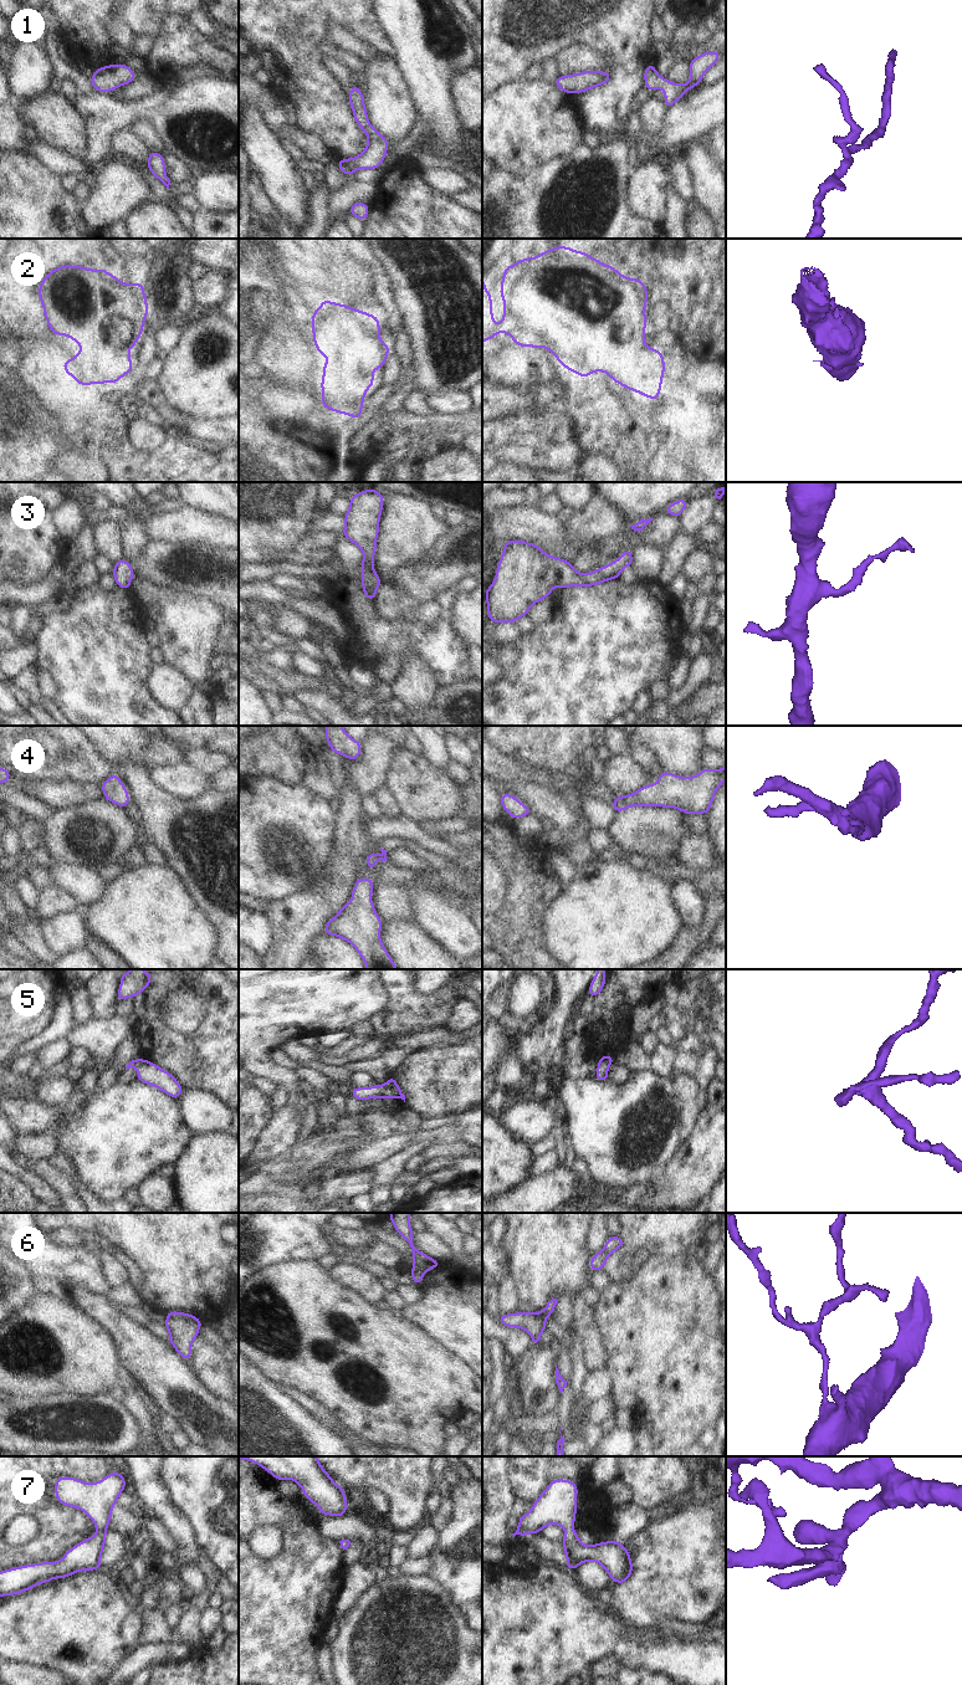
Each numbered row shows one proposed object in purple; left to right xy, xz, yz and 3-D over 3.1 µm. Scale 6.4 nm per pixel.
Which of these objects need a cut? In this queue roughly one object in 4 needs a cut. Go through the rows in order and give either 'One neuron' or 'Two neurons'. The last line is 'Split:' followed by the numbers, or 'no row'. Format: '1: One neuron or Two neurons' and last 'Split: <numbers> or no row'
1: One neuron
2: One neuron
3: One neuron
4: One neuron
5: One neuron
6: One neuron
7: One neuron
Split: no row.

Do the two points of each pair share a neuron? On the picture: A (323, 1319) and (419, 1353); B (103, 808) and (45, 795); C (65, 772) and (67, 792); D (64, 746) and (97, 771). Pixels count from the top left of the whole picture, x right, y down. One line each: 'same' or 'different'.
A: same
B: different
C: different
D: same

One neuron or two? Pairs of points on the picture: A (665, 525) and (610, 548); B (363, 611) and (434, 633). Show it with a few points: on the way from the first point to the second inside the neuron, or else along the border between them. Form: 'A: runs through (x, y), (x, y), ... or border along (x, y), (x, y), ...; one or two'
A: runs through (651, 536), (624, 541); one
B: runs through (380, 629), (385, 634), (416, 634); one

